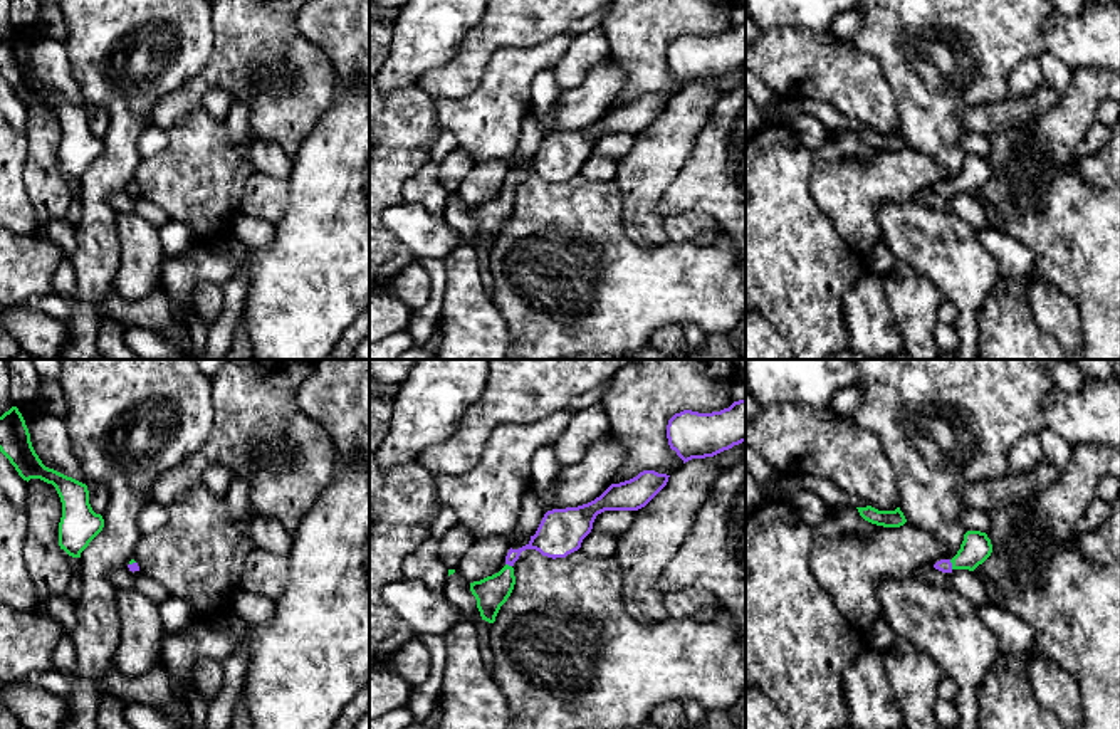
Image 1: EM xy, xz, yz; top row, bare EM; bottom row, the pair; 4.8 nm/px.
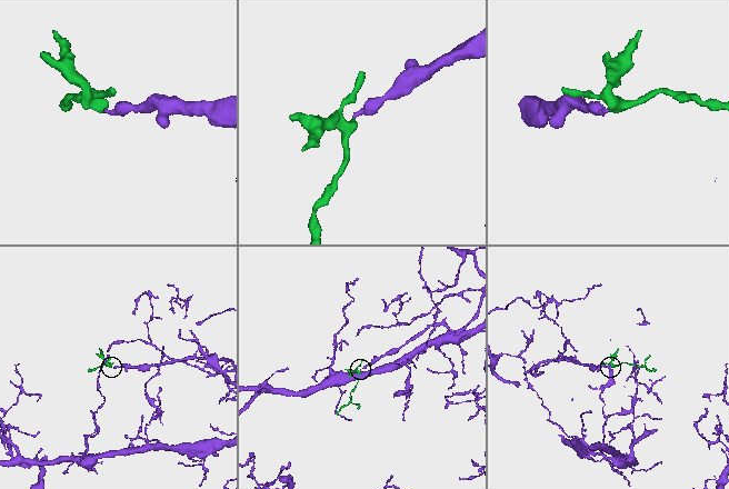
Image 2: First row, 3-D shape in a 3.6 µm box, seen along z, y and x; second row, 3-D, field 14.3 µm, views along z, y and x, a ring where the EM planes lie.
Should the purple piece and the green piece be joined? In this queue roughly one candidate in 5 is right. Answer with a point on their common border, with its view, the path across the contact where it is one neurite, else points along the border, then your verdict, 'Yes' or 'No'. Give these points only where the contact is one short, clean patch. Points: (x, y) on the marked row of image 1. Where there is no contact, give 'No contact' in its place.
Touches purple at yz (951, 565). Path across: yz (944, 565), (951, 565), (964, 560), (976, 548). Yes

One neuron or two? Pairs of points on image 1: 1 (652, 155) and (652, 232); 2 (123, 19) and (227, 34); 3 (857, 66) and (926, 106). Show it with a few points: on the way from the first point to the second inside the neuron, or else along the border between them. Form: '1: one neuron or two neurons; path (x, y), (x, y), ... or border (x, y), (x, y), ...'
1: one neuron; path (647, 173), (647, 214)
2: two neurons; border (214, 17), (214, 49), (200, 69)
3: two neurons; border (863, 51), (882, 69), (892, 91), (897, 121)

